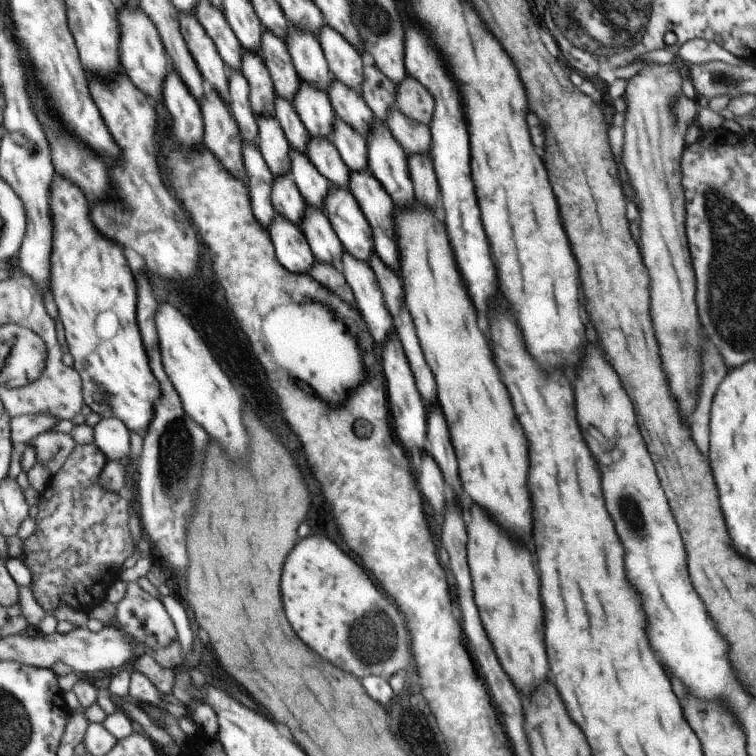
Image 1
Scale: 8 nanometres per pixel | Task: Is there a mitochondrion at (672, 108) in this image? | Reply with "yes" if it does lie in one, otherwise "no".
yes

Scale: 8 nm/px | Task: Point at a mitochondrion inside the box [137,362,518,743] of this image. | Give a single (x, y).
(374, 637)

